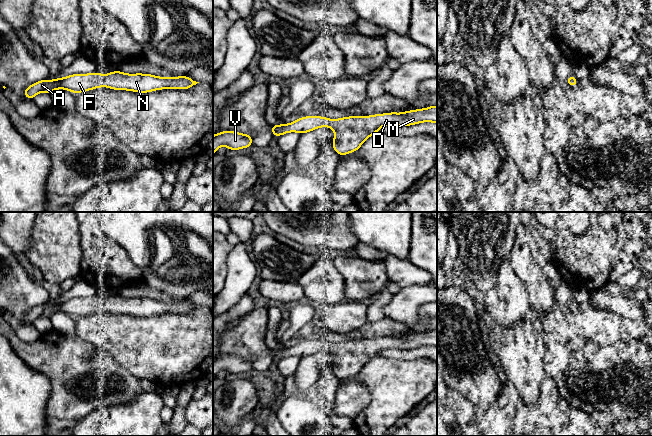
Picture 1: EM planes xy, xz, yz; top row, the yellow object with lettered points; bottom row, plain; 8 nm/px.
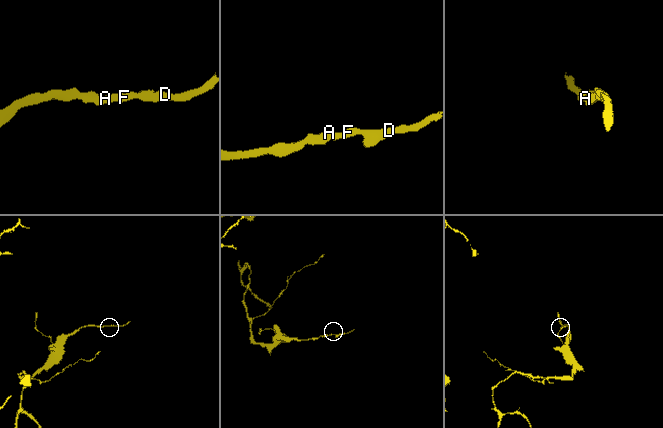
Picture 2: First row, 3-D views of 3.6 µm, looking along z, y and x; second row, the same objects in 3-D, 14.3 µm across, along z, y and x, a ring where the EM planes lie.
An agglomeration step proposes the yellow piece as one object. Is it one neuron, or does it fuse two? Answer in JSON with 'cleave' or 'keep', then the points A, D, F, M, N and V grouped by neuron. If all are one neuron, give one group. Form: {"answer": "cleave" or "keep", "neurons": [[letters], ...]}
{"answer": "keep", "neurons": [["A", "D", "F", "M", "N", "V"]]}

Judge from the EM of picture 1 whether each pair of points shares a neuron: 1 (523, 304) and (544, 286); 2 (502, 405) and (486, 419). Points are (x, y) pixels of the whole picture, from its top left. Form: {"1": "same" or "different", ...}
{"1": "different", "2": "same"}

